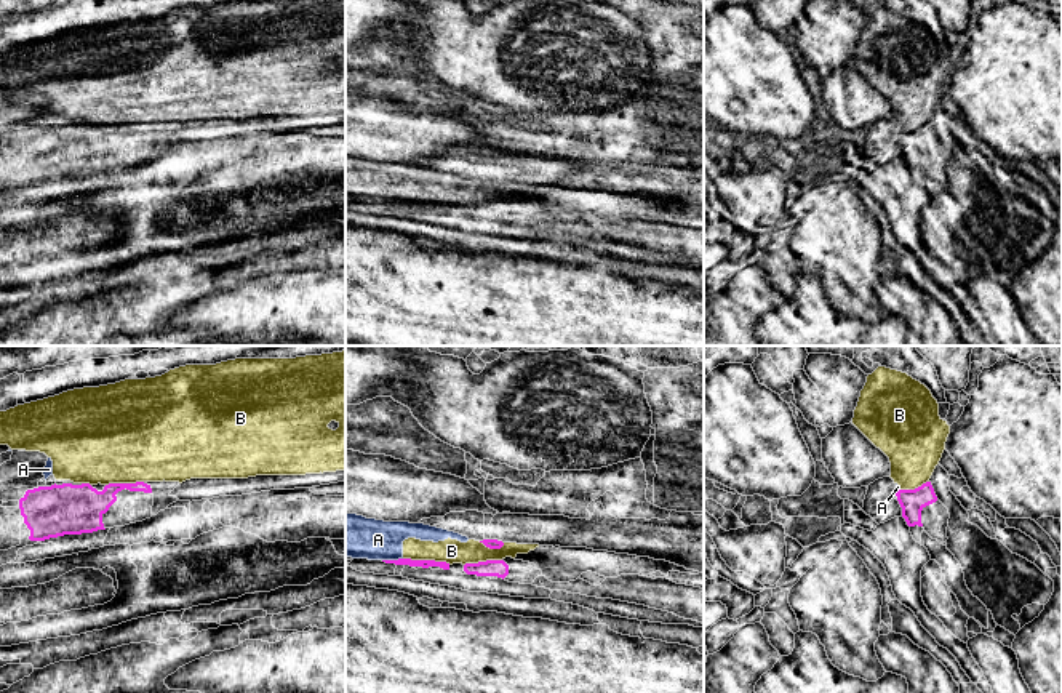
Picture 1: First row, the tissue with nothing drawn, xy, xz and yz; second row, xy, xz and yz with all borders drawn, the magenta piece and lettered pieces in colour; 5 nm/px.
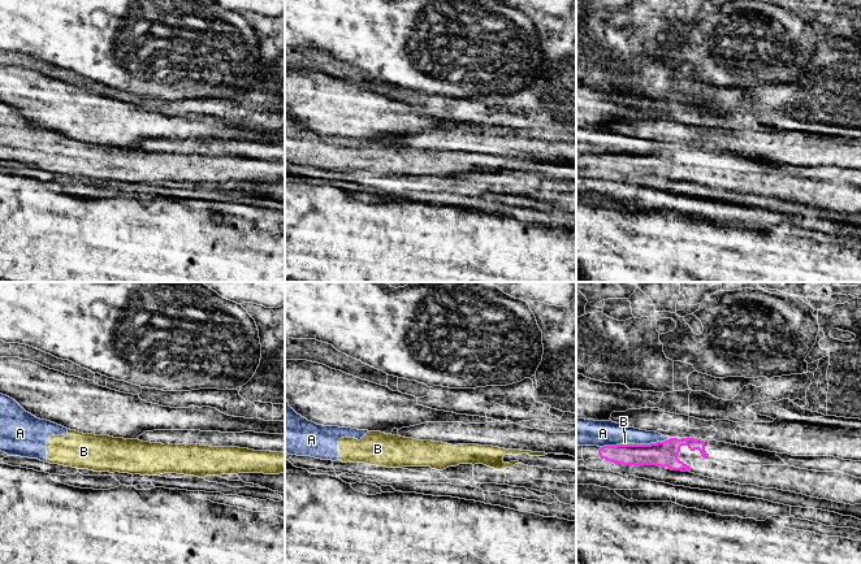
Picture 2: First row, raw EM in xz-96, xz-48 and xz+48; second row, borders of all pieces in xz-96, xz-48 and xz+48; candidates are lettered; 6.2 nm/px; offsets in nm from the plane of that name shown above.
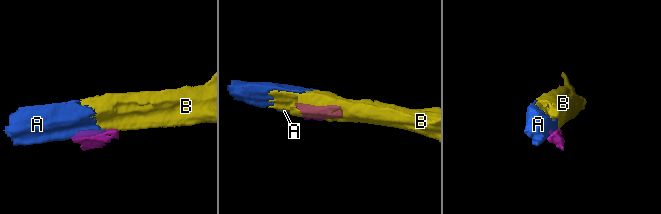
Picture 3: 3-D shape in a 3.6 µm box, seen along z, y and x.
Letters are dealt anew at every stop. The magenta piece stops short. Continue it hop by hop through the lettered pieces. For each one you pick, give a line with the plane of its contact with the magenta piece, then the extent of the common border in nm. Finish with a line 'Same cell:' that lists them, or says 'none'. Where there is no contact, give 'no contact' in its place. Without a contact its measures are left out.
Same cell: none

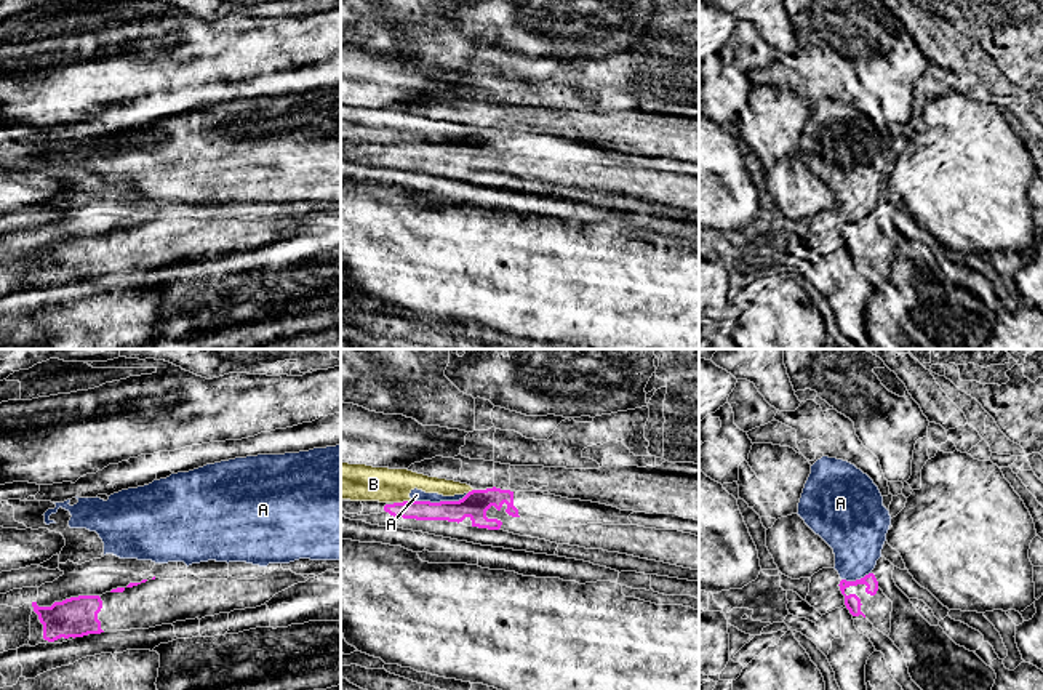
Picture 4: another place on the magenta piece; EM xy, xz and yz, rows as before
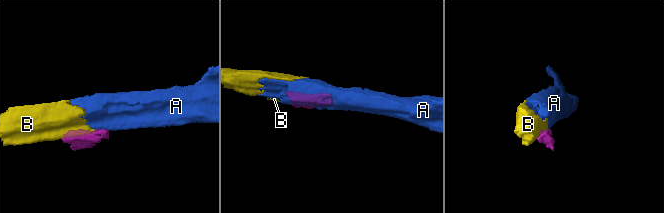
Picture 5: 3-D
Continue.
Same cell: none

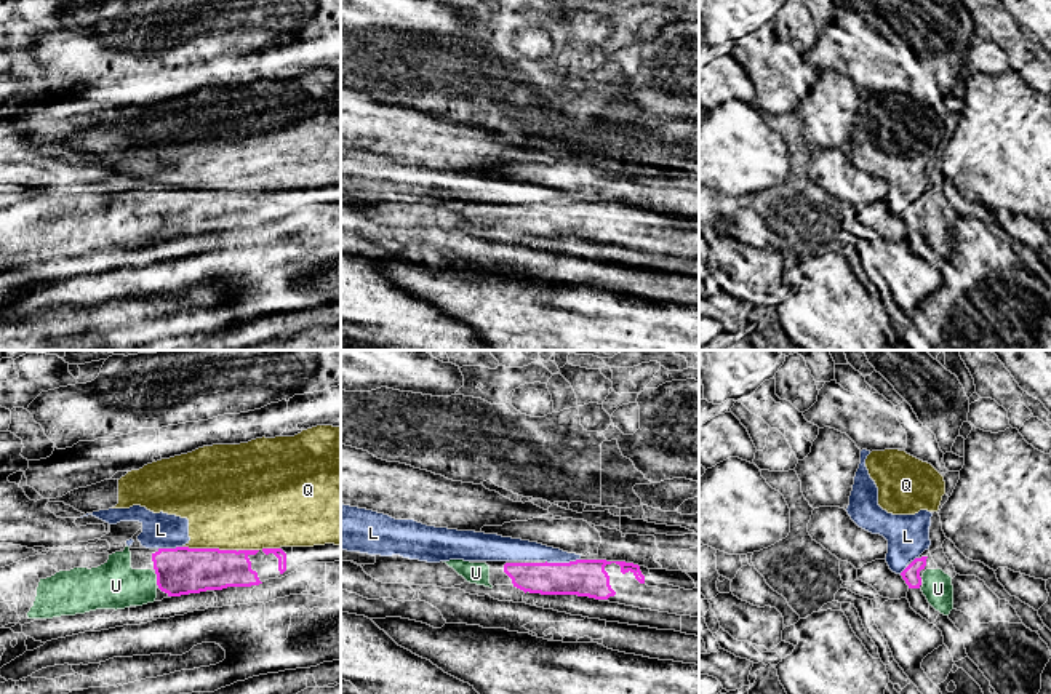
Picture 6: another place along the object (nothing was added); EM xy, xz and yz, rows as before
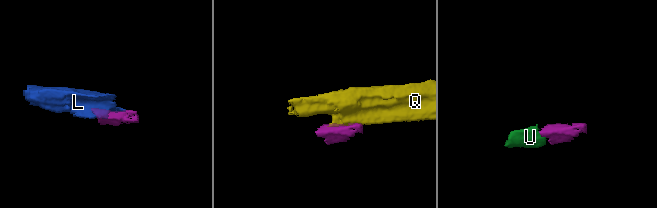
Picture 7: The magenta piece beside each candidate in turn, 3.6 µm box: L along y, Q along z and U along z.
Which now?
U: meets magenta in xy; contact 70 nm long
Same cell: U

